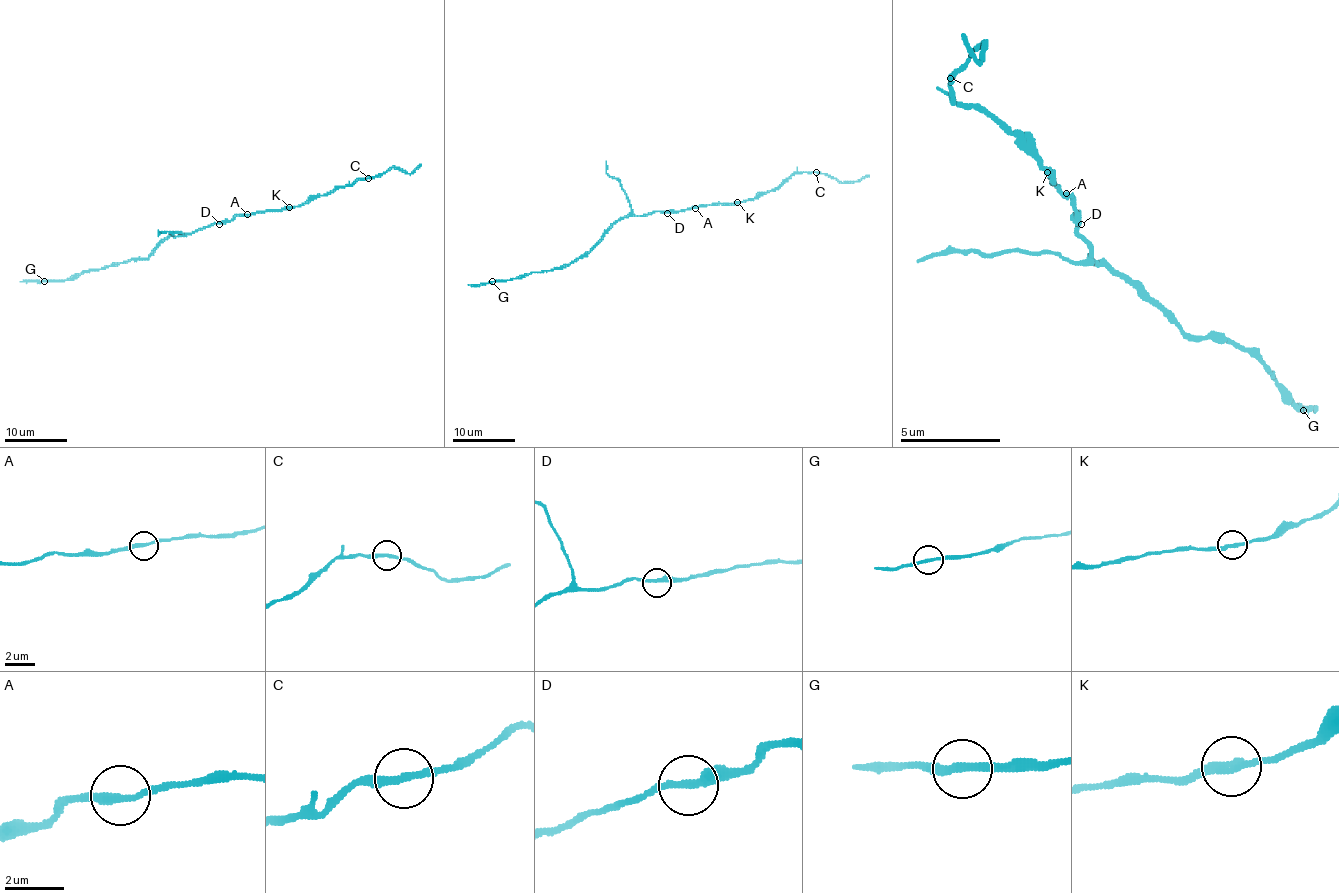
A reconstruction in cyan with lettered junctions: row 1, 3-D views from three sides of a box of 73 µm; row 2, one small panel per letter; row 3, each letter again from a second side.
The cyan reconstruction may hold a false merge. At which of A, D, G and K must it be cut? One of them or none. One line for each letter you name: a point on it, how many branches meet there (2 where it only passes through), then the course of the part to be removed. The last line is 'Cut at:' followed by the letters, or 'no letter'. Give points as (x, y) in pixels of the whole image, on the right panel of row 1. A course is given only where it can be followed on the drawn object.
Cut at: no letter

